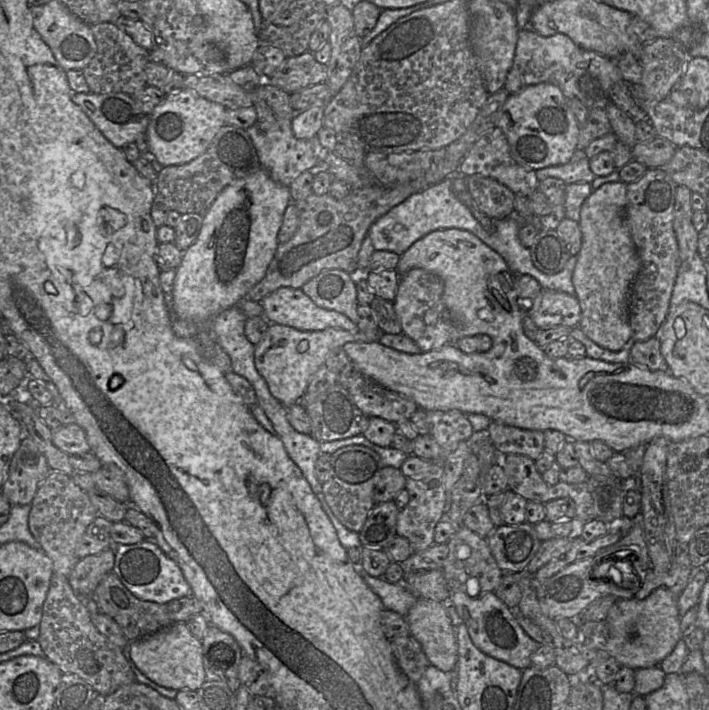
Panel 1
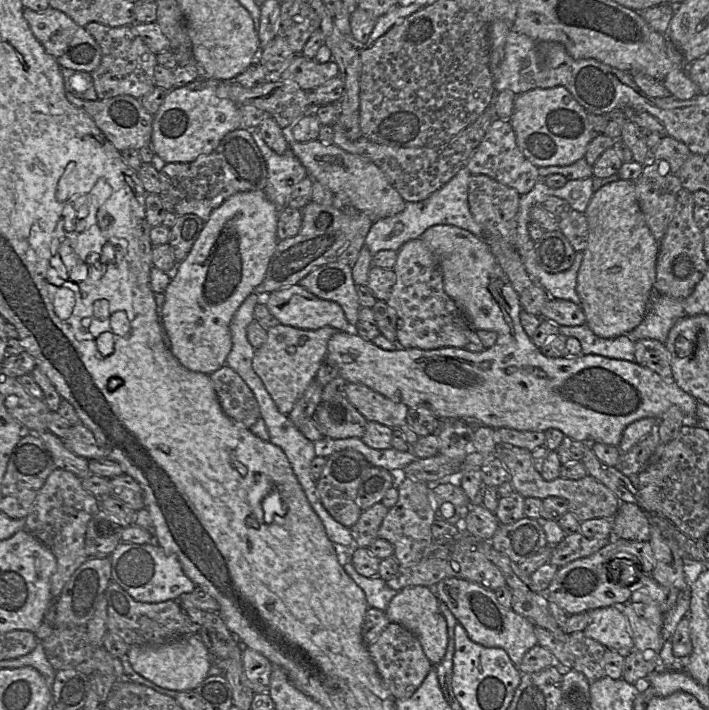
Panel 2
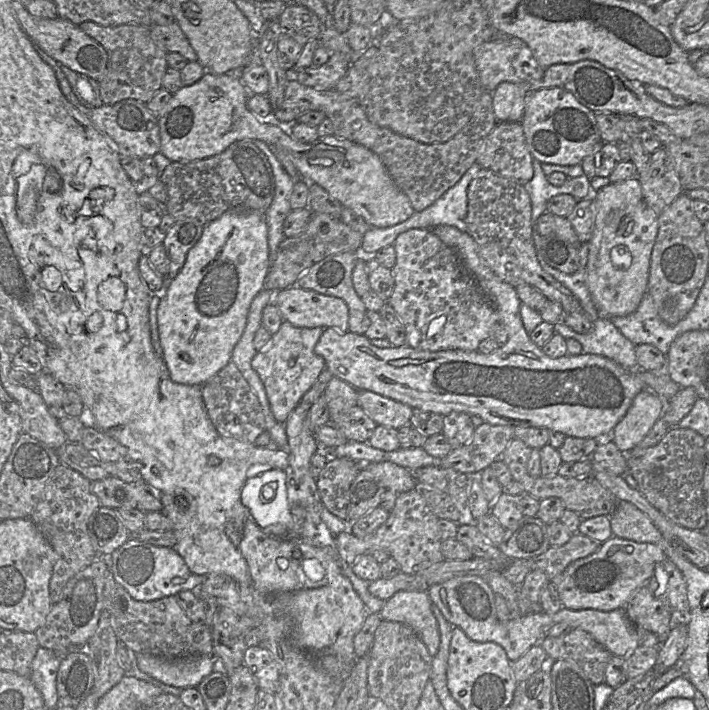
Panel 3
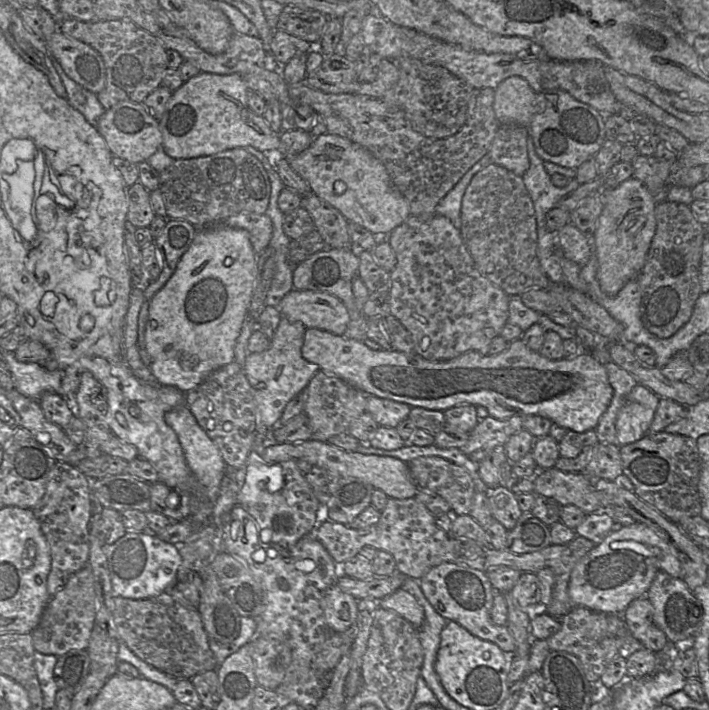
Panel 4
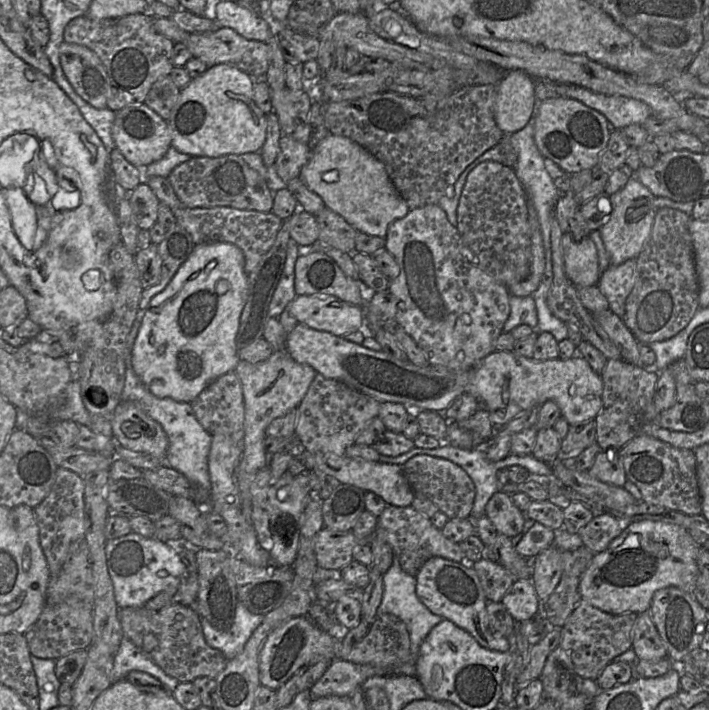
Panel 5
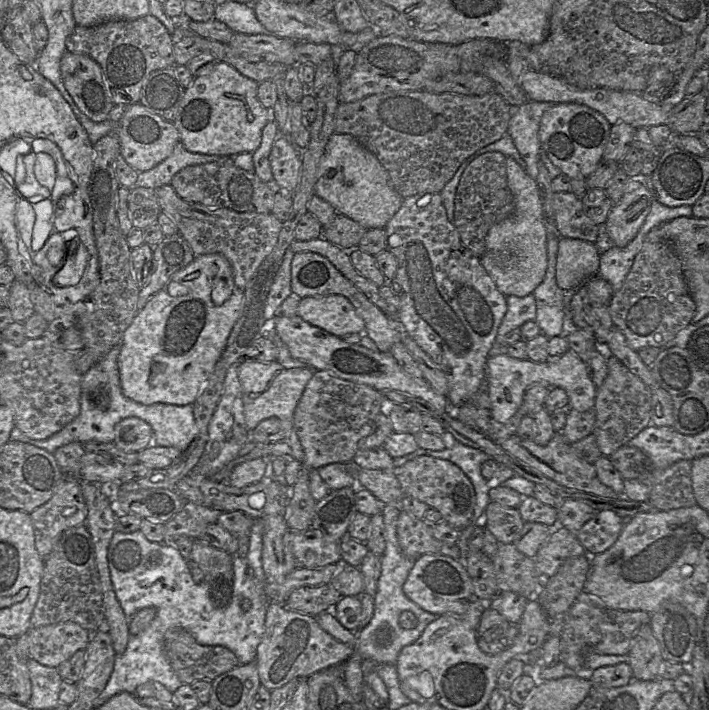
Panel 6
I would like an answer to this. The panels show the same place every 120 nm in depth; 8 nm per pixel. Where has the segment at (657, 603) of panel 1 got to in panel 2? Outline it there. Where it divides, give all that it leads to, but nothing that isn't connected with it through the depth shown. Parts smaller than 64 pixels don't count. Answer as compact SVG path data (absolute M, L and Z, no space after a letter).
M628 602L612 606L618 607L626 617L634 650L661 651L665 642L661 634L664 613L658 605Z

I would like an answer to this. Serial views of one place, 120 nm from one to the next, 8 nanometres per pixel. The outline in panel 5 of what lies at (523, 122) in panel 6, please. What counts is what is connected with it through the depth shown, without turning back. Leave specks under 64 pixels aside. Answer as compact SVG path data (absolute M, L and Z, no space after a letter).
M533 116L524 128L510 134L510 143L514 148L517 161L514 168L515 175L520 181L528 201L534 206L541 228L544 251L551 251L550 241L550 213L556 211L556 204L561 196L559 190L554 186L553 180L549 176L545 165L544 157L538 150L534 139L535 116Z

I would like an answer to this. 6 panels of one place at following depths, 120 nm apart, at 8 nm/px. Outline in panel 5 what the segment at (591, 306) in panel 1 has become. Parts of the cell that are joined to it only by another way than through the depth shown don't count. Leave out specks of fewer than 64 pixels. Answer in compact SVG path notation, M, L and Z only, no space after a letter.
M632 176L621 190L609 196L612 211L599 231L611 266L636 259L642 251L650 237L657 211L654 199L654 195L635 176Z

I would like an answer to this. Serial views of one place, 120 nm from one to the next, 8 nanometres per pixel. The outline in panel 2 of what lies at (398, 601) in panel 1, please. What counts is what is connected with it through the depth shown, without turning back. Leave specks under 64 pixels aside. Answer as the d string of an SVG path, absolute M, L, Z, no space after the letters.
M345 563L344 570L363 590L369 607L385 612L398 591L390 588L380 576L367 578L359 574L351 563Z

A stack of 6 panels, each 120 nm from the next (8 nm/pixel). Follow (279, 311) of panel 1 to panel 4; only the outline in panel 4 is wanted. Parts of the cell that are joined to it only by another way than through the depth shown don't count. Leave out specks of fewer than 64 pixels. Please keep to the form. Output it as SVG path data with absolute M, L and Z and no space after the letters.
M293 288L281 300L282 317L300 322L306 328L317 328L334 335L344 334L350 321L345 305L335 296L321 291Z

